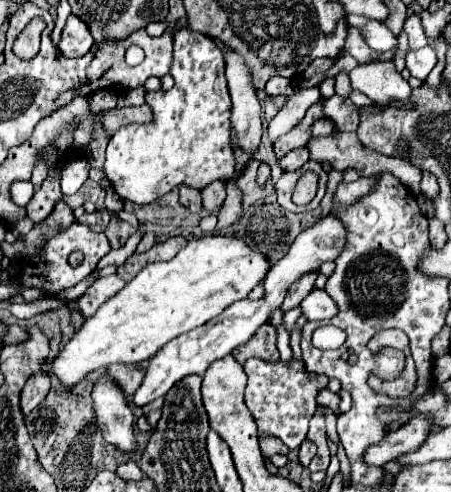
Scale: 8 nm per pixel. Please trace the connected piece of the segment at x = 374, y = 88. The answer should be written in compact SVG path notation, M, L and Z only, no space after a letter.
M389 60L389 62L369 62L369 64L361 64L357 68L353 68L349 72L349 78L351 78L351 88L367 94L375 104L391 104L393 100L399 100L399 102L405 102L411 94L411 86L409 82L399 74L399 70L395 68L395 62Z

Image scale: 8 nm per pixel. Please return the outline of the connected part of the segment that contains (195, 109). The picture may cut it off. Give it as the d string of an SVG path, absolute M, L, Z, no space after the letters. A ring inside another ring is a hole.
M189 28L175 30L173 40L175 40L175 52L173 52L173 62L169 72L175 78L175 86L171 90L159 90L159 92L147 94L147 104L153 108L153 122L131 124L127 128L121 128L117 134L111 136L107 144L105 170L109 174L109 180L113 182L115 192L123 200L129 200L135 204L149 204L155 198L171 192L181 184L201 190L209 182L223 180L235 174L235 158L229 144L231 98L227 92L225 62L223 62L221 50L213 38Z

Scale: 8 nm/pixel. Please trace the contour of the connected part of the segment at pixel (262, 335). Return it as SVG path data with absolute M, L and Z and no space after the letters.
M265 324L255 332L255 336L239 346L235 350L235 360L239 364L245 364L249 358L263 358L267 362L277 362L279 360L279 350L277 350L277 330L271 324Z

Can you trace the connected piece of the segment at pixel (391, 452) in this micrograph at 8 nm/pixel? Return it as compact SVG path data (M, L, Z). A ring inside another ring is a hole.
M417 414L415 418L411 418L411 422L391 432L381 444L371 446L367 450L365 460L373 466L383 466L385 462L395 460L397 456L415 452L427 440L429 432L431 432L431 418L427 418L427 414Z

